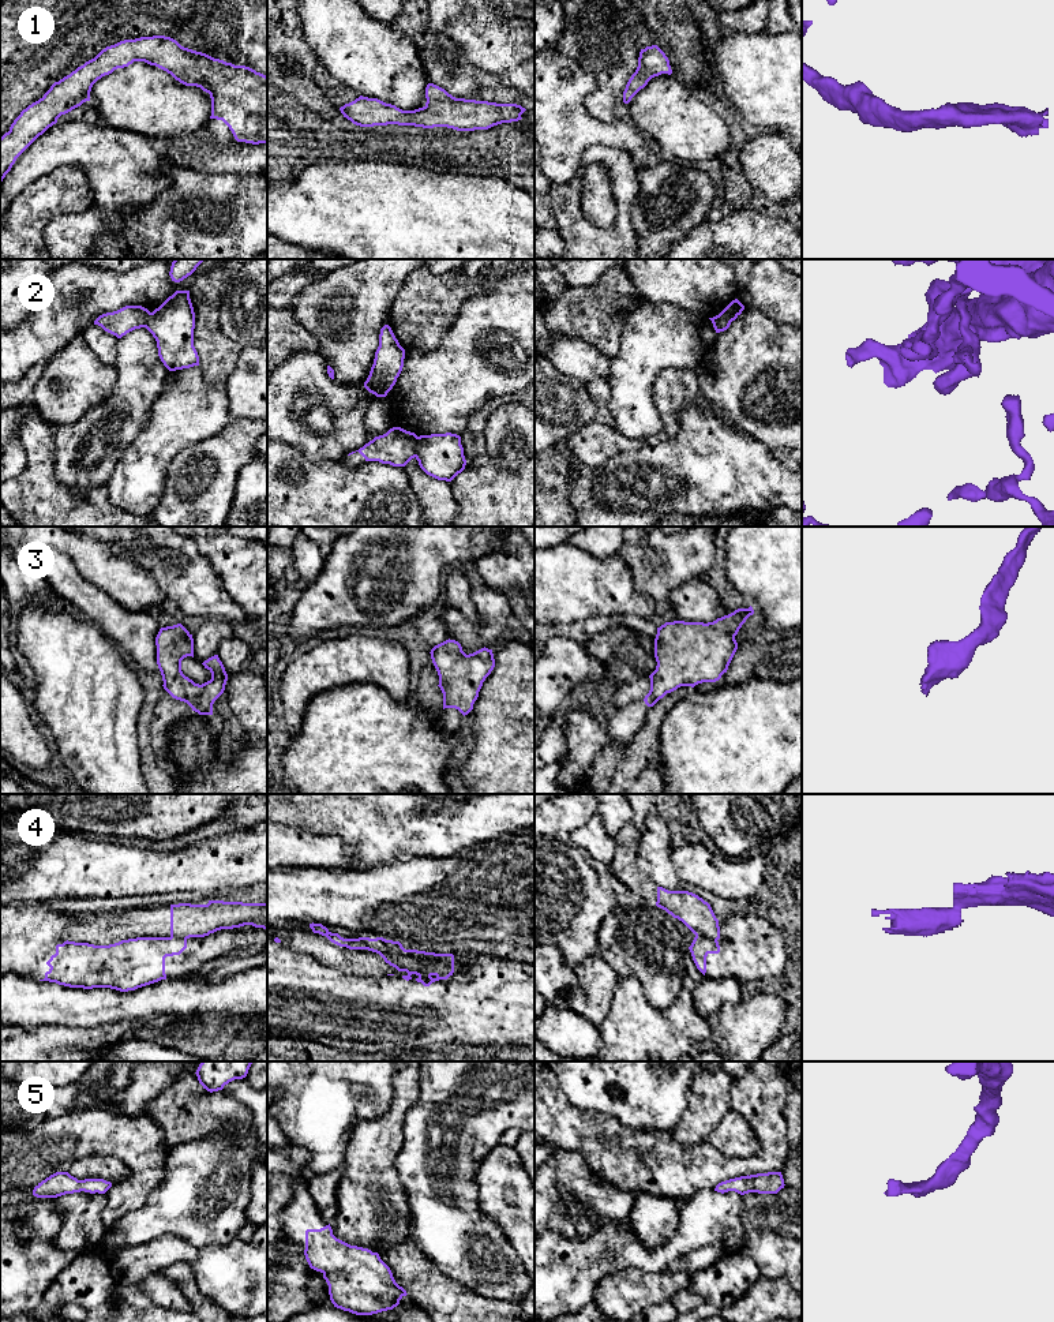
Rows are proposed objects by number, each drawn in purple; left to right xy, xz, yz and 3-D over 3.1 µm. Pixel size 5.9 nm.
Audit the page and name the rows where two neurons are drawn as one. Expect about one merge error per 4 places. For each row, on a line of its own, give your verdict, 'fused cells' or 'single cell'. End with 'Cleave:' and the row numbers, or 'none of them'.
1: single cell
2: fused cells
3: single cell
4: fused cells
5: single cell
Cleave: 2, 4

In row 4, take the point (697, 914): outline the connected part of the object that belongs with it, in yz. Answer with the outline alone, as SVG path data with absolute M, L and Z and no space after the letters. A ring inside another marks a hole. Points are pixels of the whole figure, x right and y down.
M657 887L656 906L682 921L695 936L720 939L719 920L710 905L698 895Z

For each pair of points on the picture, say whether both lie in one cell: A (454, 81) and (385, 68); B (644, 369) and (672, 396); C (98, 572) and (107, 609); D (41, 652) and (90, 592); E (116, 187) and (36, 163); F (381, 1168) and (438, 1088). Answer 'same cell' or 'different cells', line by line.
A: different cells
B: different cells
C: different cells
D: different cells
E: same cell
F: different cells

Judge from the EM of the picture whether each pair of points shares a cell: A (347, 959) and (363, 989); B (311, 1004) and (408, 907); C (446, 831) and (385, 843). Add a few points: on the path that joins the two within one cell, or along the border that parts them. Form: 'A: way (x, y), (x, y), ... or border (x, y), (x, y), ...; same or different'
A: border (323, 965), (356, 974), (387, 973); different
B: border (372, 937), (398, 942); different
C: way (431, 831), (400, 831); same

